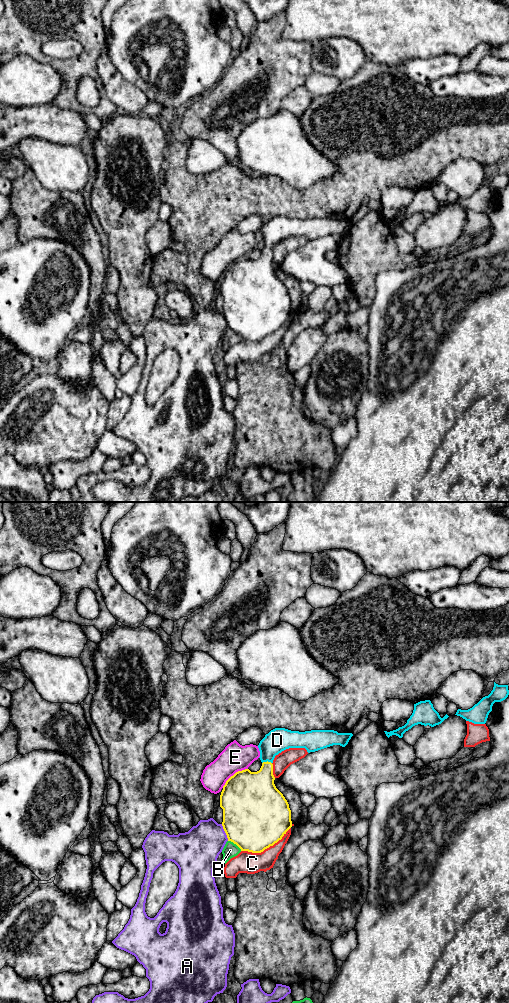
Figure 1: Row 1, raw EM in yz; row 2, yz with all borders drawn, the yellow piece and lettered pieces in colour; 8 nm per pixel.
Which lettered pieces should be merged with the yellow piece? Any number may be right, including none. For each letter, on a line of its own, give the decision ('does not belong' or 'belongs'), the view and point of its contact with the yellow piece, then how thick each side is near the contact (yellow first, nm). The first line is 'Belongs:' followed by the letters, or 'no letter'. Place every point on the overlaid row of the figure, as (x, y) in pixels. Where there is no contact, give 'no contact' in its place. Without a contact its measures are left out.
Belongs: D
A: does not belong | yz (225, 832) | 500/320 nm
B: does not belong | yz (235, 843) | 500/120 nm
C: does not belong | yz (266, 848) | 500/180 nm
D: belongs | yz (267, 761) | 300/190 nm
E: does not belong | yz (234, 774) | 460/220 nm

